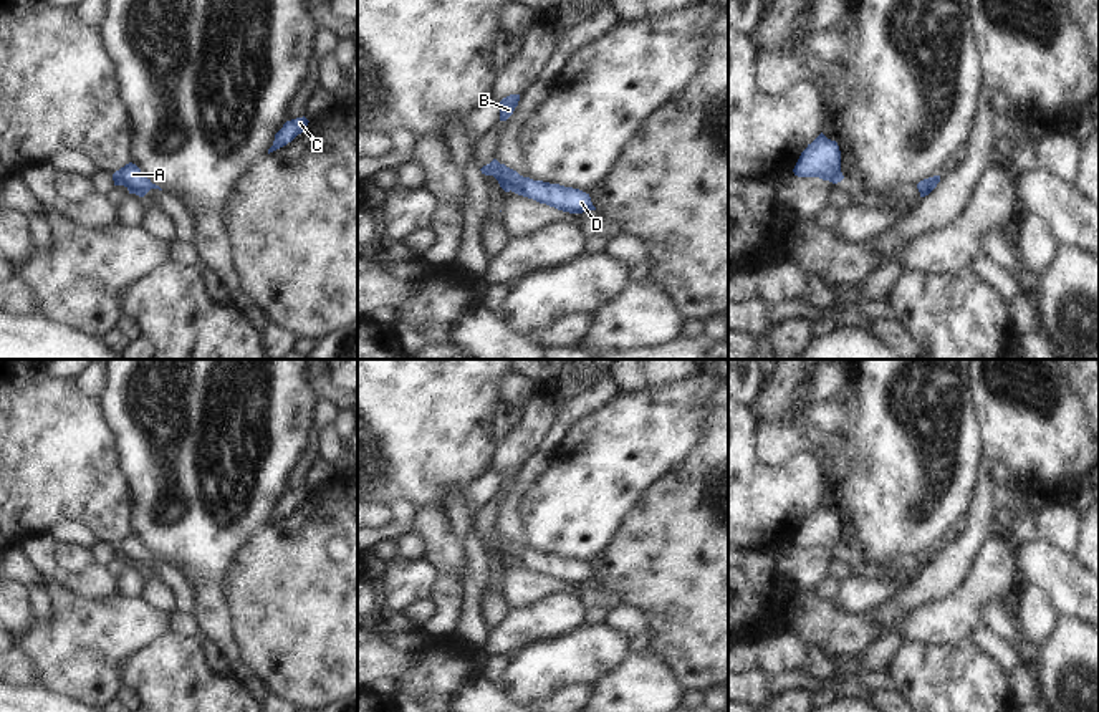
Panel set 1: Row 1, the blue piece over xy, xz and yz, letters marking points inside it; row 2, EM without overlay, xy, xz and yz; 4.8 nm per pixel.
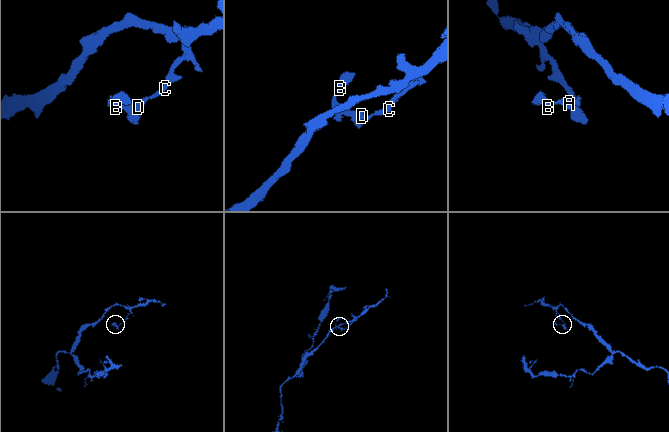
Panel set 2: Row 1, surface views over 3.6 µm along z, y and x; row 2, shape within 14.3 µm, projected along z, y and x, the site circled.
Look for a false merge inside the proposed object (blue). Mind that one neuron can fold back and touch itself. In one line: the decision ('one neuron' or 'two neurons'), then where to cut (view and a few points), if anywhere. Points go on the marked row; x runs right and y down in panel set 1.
one neuron; cut none

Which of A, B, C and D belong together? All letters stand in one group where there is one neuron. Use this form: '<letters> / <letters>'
A B C D

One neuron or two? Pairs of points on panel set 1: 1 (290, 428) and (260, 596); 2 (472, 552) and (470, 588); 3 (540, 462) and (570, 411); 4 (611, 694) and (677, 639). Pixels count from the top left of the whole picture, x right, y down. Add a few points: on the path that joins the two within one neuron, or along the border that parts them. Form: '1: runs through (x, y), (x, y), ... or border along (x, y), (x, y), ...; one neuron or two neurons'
1: border along (267, 524), (259, 527), (237, 548); two neurons
2: runs through (474, 560), (474, 580); one neuron
3: runs through (547, 449), (561, 424); one neuron
4: border along (646, 648), (667, 668), (681, 687); two neurons

